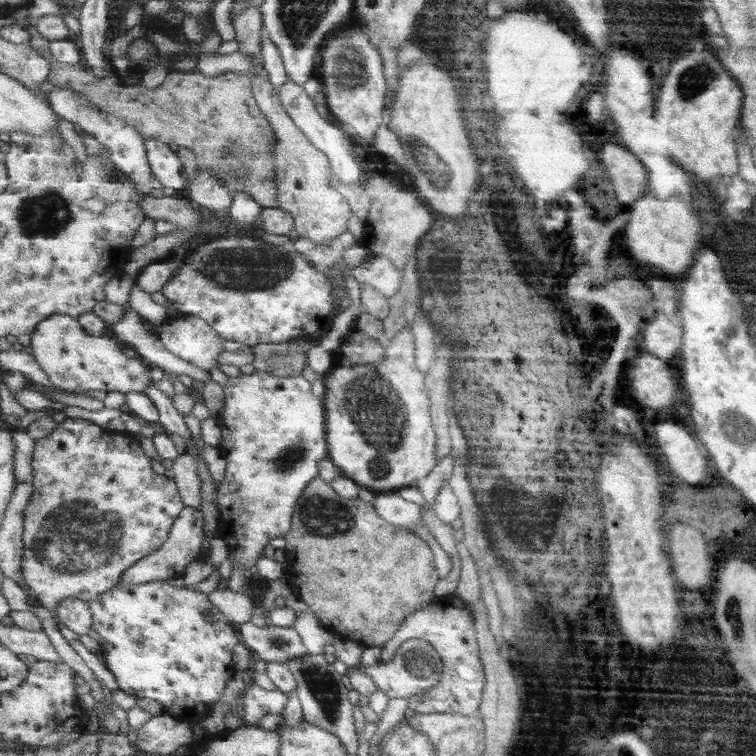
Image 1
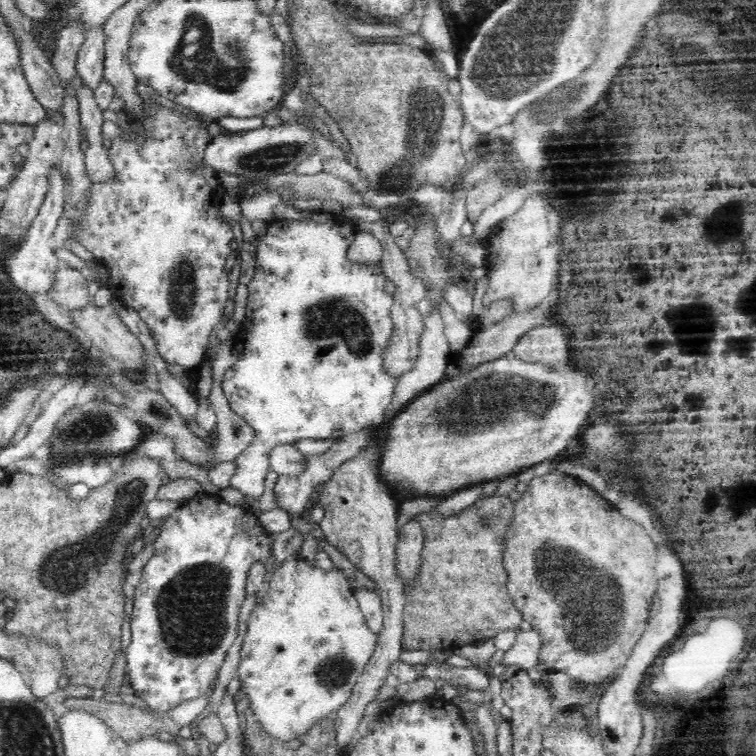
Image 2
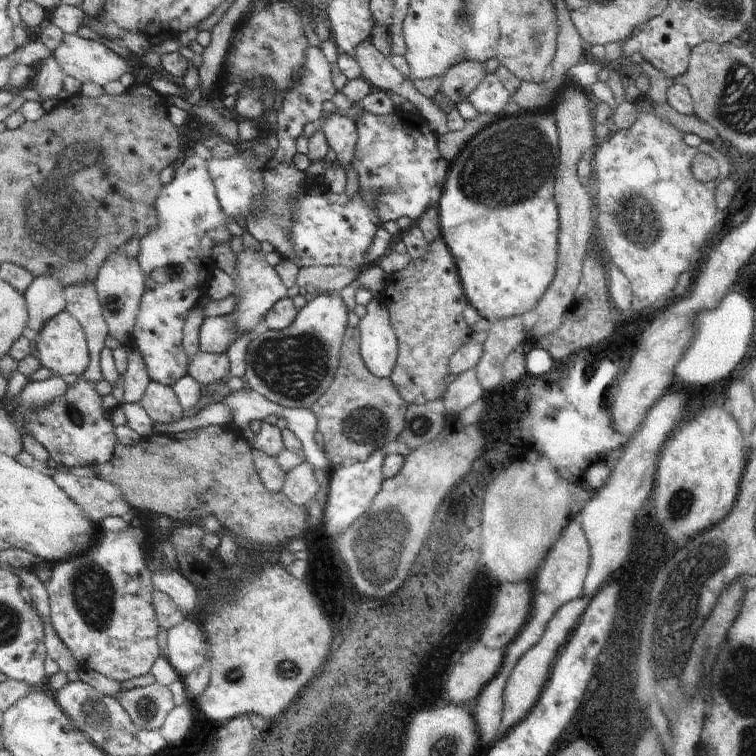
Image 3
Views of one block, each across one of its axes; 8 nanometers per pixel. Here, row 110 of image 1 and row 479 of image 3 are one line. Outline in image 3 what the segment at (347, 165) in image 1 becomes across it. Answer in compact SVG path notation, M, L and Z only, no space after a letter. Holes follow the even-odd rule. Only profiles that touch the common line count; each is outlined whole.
M304 462L288 473L282 490L296 505L308 506L319 492L319 480L315 476L315 467Z

